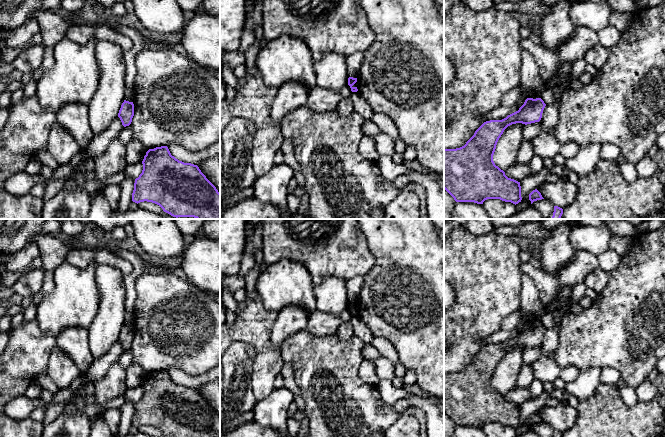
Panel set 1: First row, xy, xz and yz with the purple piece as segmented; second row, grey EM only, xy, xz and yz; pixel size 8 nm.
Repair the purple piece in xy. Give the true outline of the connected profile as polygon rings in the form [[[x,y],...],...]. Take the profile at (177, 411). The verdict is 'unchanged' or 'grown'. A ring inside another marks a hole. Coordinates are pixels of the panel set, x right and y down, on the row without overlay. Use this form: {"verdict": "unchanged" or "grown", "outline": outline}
{"verdict": "unchanged", "outline": [[[167,370],[149,373],[142,388],[133,426],[152,426],[166,437],[220,437],[216,411],[197,389],[179,385]]]}

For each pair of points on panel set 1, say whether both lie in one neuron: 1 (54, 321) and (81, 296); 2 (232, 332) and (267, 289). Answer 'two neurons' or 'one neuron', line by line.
1: one neuron
2: two neurons

